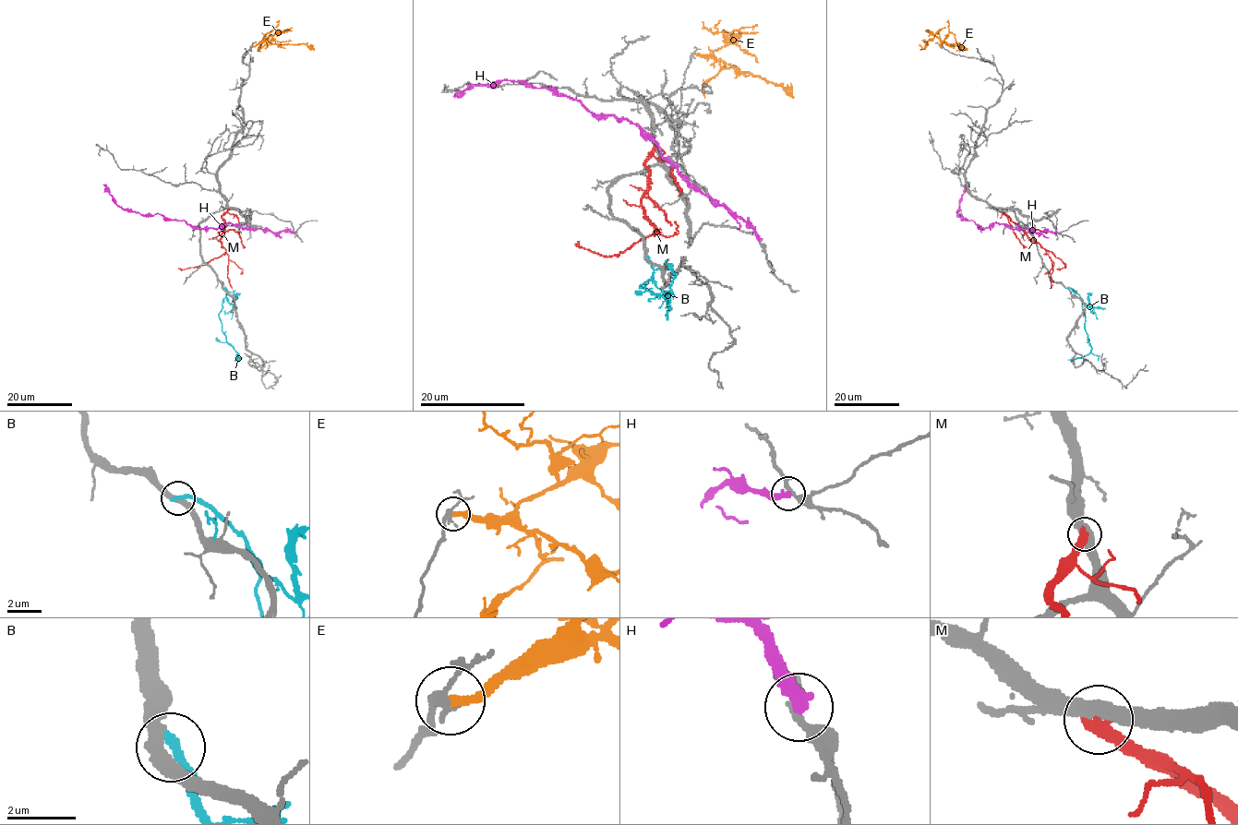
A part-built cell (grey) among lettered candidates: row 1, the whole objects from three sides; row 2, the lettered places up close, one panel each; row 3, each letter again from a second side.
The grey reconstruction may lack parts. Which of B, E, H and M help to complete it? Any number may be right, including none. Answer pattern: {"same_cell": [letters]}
{"same_cell": []}

